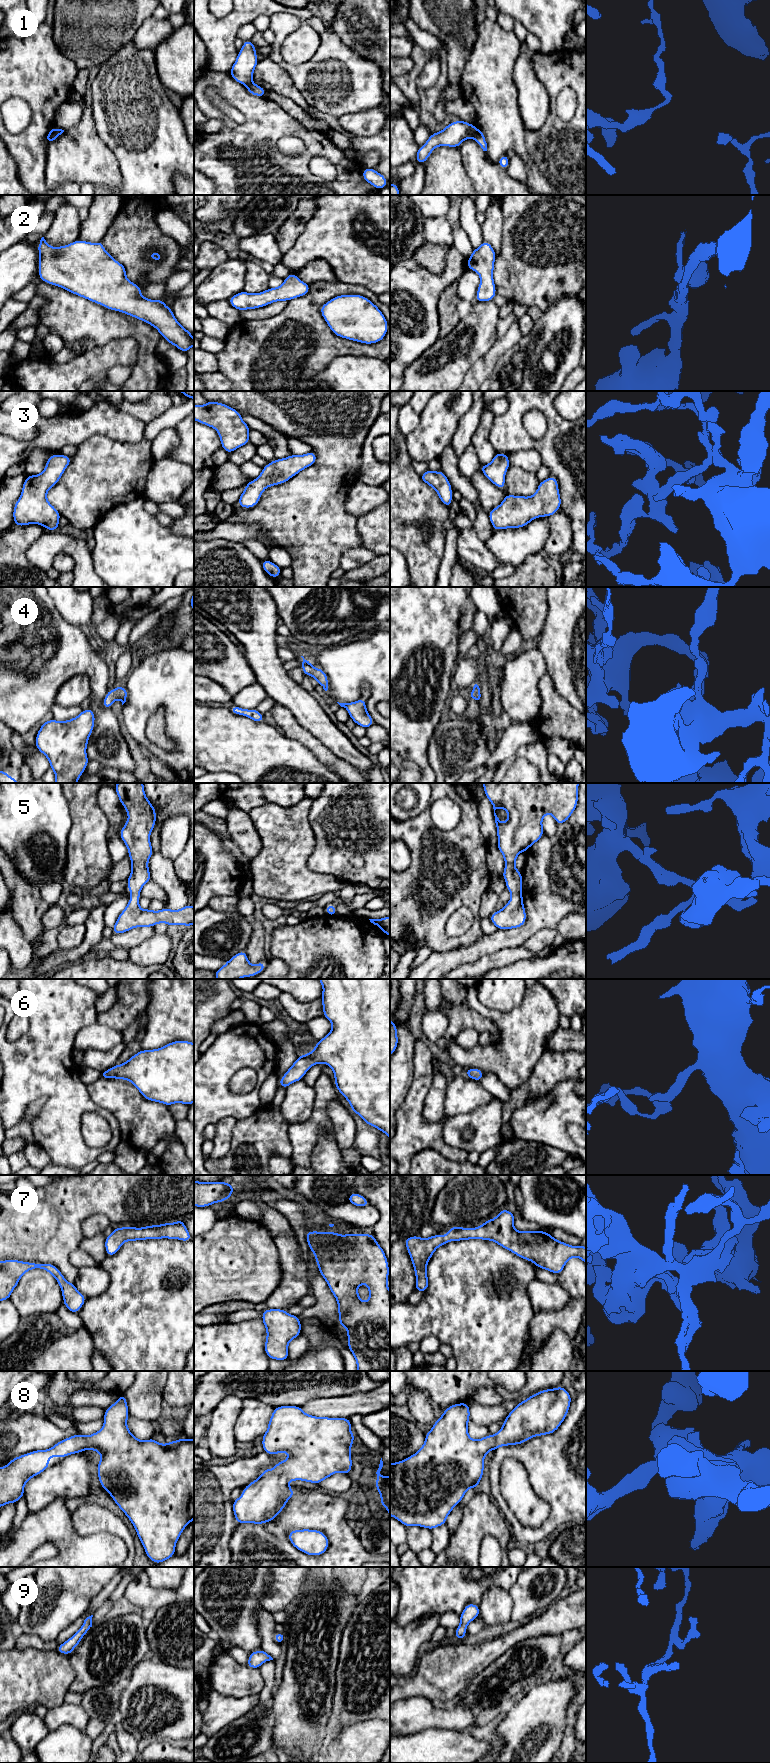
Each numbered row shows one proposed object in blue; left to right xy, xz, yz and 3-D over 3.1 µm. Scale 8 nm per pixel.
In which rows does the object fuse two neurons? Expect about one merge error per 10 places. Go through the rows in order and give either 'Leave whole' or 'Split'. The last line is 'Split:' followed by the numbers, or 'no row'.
1: Split
2: Leave whole
3: Leave whole
4: Leave whole
5: Leave whole
6: Leave whole
7: Leave whole
8: Leave whole
9: Leave whole
Split: 1

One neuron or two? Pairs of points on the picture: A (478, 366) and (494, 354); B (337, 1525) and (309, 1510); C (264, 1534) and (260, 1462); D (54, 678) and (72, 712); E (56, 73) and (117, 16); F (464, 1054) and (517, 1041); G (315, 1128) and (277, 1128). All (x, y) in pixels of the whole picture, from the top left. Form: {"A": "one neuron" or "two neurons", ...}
{"A": "one neuron", "B": "one neuron", "C": "two neurons", "D": "two neurons", "E": "two neurons", "F": "one neuron", "G": "two neurons"}

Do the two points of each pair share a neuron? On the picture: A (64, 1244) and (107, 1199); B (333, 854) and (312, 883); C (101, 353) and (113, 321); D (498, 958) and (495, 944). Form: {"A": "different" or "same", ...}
{"A": "same", "B": "different", "C": "different", "D": "different"}

